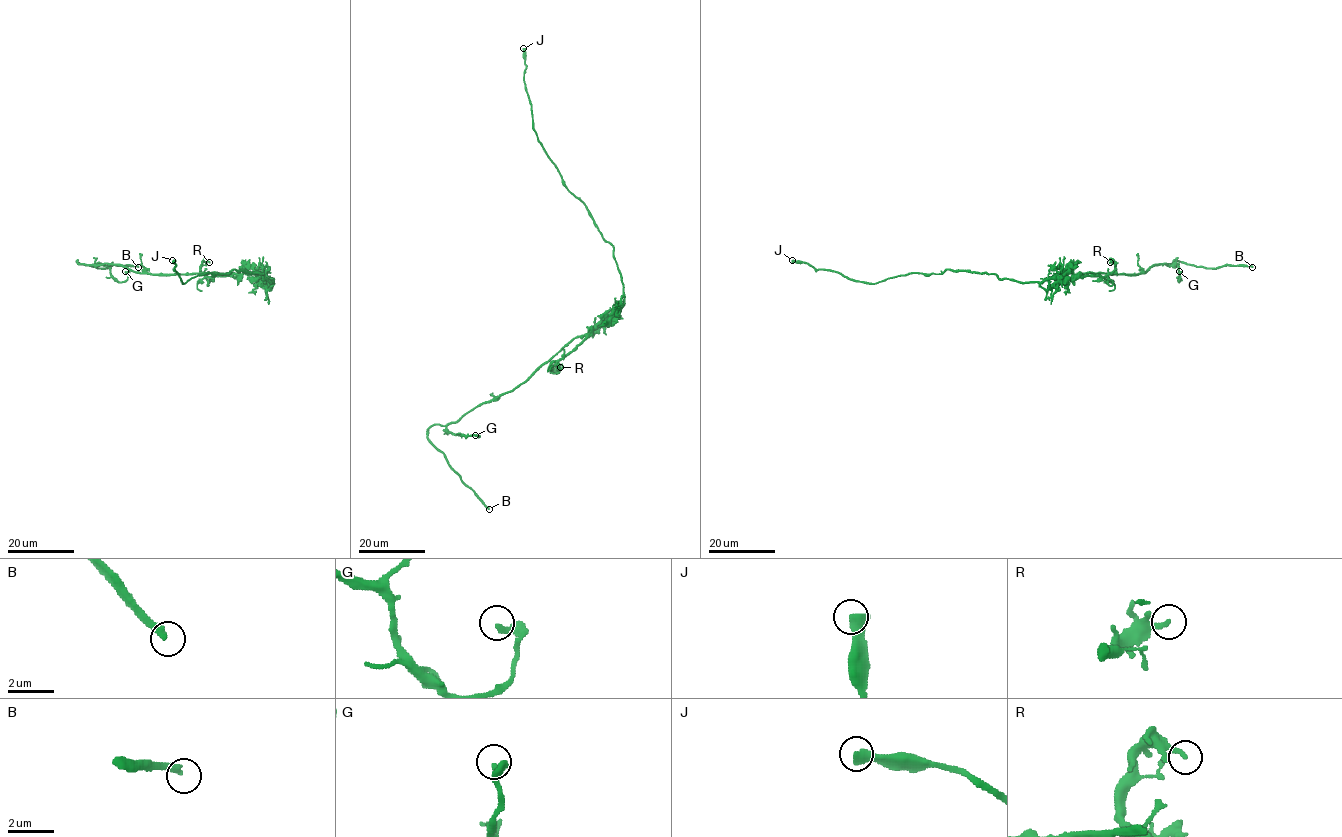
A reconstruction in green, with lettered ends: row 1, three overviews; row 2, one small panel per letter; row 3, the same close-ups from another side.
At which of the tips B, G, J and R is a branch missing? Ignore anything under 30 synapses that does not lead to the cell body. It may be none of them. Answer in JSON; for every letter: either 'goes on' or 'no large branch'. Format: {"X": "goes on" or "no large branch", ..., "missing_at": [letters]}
{"B": "goes on", "G": "no large branch", "J": "no large branch", "R": "no large branch", "missing_at": ["B"]}

